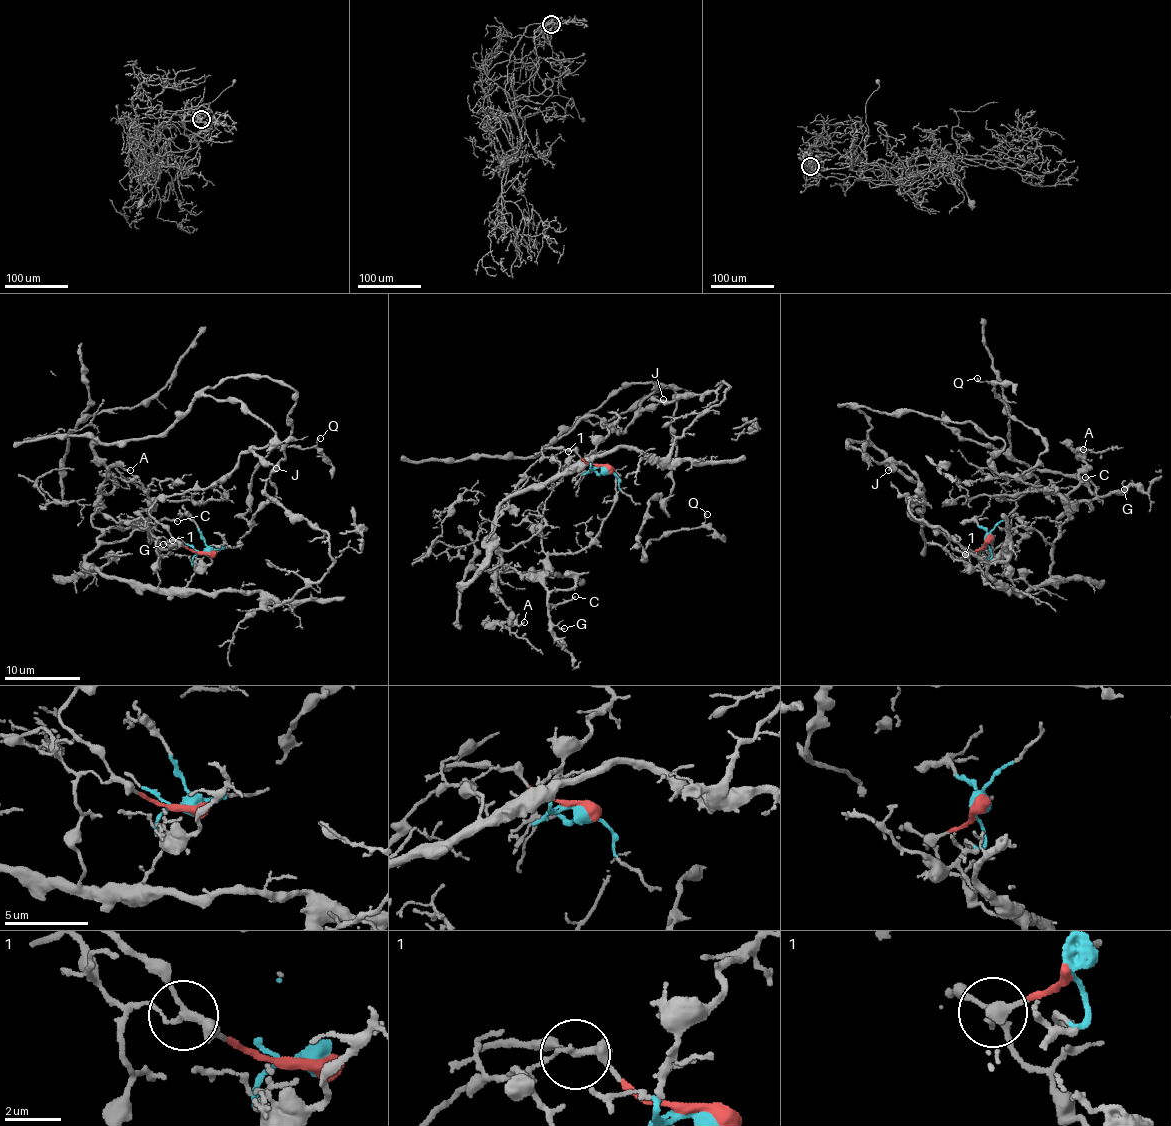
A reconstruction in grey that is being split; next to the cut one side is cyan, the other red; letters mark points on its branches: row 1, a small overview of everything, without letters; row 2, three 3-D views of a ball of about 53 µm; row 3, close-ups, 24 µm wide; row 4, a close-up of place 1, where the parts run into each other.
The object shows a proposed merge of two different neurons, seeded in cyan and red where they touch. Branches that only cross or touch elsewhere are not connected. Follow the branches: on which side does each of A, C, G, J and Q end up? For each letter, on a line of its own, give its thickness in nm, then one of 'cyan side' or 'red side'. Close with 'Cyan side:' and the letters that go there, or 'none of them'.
A: calibre 190 nm; cyan side
C: calibre 180 nm; cyan side
G: calibre 160 nm; cyan side
J: calibre 140 nm; red side
Q: calibre 140 nm; red side
Cyan side: A, C, G

